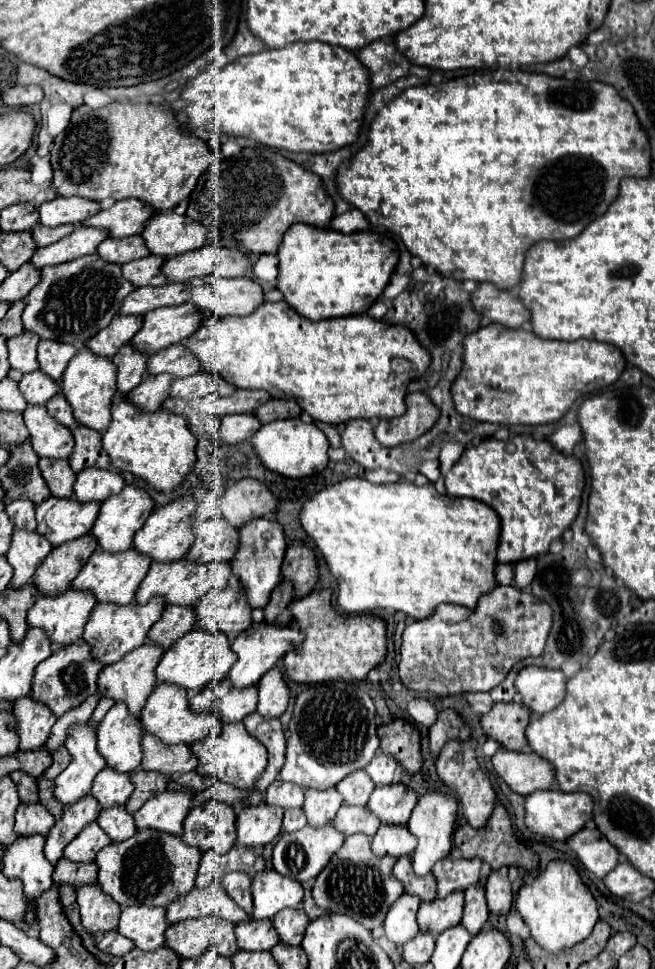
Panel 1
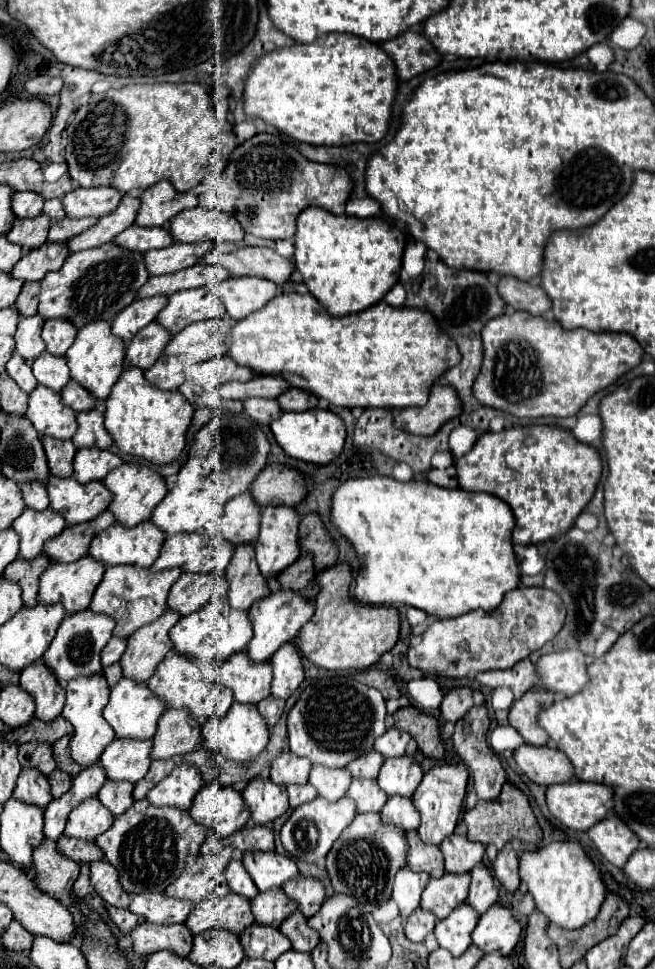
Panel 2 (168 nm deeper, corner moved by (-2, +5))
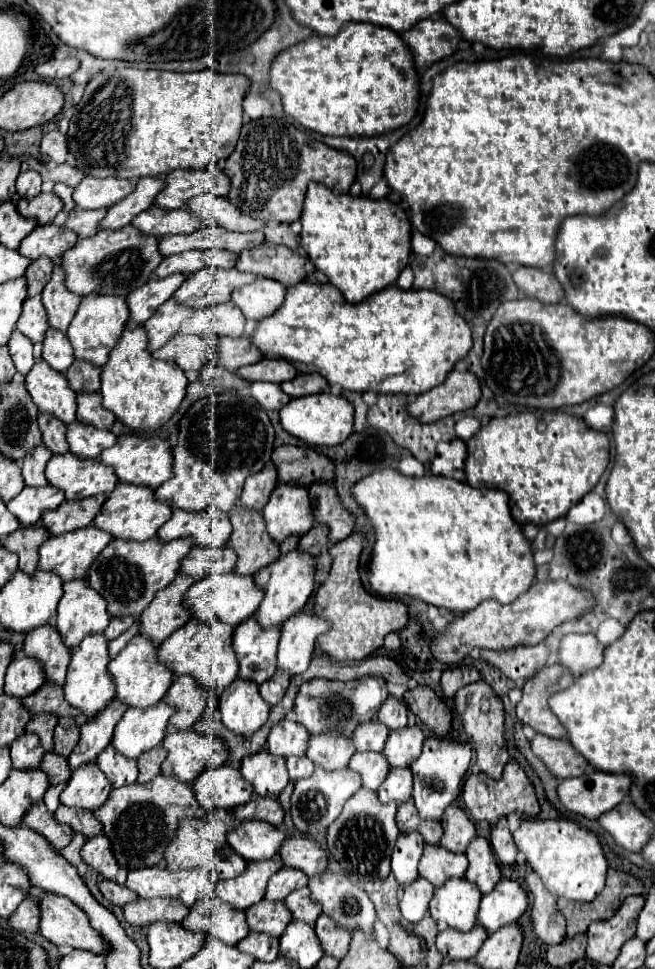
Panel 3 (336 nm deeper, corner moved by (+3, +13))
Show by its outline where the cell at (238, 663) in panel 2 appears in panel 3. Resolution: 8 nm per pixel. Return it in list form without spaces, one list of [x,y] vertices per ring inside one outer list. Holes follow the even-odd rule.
[[[254,615],[250,619],[246,619],[246,623],[240,623],[236,627],[236,631],[234,631],[234,651],[236,651],[238,663],[240,663],[240,677],[254,679],[258,685],[262,685],[266,679],[270,679],[270,675],[274,675],[280,629],[282,627],[262,627],[256,621]]]

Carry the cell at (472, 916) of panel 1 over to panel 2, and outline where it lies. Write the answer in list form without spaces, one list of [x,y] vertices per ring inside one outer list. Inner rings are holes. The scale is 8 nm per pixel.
[[[485,865],[475,867],[471,871],[471,889],[469,889],[467,903],[479,915],[483,915],[491,905],[495,905],[497,897],[499,897],[499,887],[497,887],[491,871]]]

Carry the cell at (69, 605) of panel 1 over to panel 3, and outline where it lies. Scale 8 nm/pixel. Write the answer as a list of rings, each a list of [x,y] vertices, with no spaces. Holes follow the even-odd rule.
[[[94,525],[62,535],[50,535],[40,545],[38,569],[58,573],[62,581],[84,579],[90,563],[110,541],[112,535]]]

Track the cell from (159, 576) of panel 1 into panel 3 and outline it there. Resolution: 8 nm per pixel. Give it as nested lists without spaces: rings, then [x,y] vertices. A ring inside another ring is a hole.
[[[206,507],[206,511],[176,509],[172,517],[160,527],[158,537],[162,541],[168,541],[168,539],[192,535],[196,545],[224,547],[230,539],[230,533],[232,533],[232,525],[228,513],[214,511],[214,507]]]

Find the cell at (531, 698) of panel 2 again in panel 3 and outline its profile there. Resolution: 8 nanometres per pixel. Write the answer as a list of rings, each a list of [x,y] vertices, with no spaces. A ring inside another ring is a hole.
[[[560,663],[548,665],[546,669],[538,671],[522,687],[522,699],[516,705],[518,719],[524,725],[534,727],[542,735],[566,739],[568,733],[558,721],[558,717],[550,711],[548,699],[554,693],[568,689],[572,683],[574,683],[574,675]]]

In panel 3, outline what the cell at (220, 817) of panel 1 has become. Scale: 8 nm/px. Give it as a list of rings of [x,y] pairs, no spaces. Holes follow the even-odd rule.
[[[222,765],[216,769],[204,769],[200,777],[192,783],[196,801],[204,809],[214,807],[238,807],[252,799],[254,787],[246,783],[240,771],[232,765]]]

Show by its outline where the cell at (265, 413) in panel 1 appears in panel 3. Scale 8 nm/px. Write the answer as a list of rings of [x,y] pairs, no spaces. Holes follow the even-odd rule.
[[[300,373],[292,381],[282,383],[282,389],[290,397],[304,397],[304,395],[322,393],[326,387],[328,387],[328,381],[322,375],[318,375],[318,373]]]

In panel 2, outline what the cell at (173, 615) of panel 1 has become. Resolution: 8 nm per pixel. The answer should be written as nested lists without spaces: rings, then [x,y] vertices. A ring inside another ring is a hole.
[[[215,571],[211,575],[181,575],[169,591],[167,609],[179,613],[181,617],[187,617],[199,611],[209,601],[209,595],[213,591],[221,591],[223,595],[225,589],[225,571]]]

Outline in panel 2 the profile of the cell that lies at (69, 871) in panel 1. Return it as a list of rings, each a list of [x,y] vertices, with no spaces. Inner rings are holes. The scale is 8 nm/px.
[[[65,835],[57,841],[57,851],[75,863],[93,863],[93,861],[103,859],[103,851],[99,851],[99,847],[95,847],[95,843],[67,839]]]

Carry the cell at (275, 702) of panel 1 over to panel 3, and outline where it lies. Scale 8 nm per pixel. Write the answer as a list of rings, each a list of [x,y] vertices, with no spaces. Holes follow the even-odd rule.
[[[298,611],[298,615],[292,615],[284,625],[282,625],[282,637],[278,645],[278,671],[286,671],[288,675],[298,675],[304,673],[312,661],[314,645],[318,635],[330,631],[330,623],[316,617],[314,613],[308,611]]]

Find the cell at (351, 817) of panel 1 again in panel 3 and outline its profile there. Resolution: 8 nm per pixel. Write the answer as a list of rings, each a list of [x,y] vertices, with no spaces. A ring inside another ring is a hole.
[[[358,751],[352,759],[350,759],[350,767],[354,767],[354,771],[358,771],[362,775],[362,787],[370,787],[372,791],[376,791],[382,781],[388,775],[388,761],[384,757],[384,753],[376,753],[376,751]]]

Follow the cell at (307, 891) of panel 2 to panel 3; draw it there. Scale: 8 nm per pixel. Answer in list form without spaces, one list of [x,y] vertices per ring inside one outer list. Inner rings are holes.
[[[286,837],[280,847],[280,855],[284,859],[284,867],[306,871],[308,877],[324,871],[328,865],[328,853],[310,837]]]

